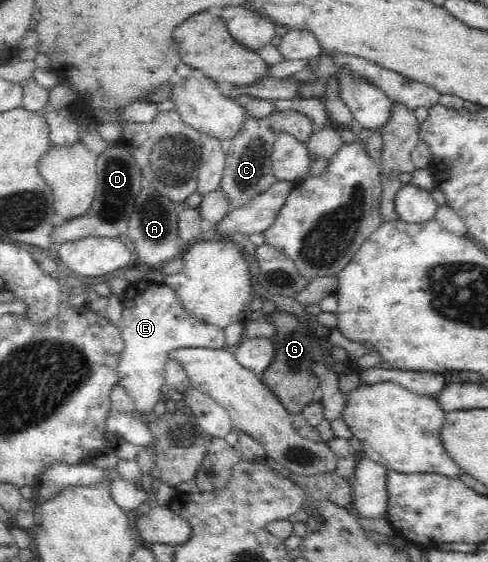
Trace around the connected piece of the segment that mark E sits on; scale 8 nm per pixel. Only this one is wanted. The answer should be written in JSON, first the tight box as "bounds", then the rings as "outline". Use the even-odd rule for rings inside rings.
{"bounds":[116,280,227,415],"outline":[[[149,280],[130,283],[120,297],[123,317],[116,327],[124,348],[118,361],[118,383],[132,397],[135,409],[150,415],[153,406],[161,399],[160,388],[165,385],[164,371],[168,353],[172,349],[184,347],[227,349],[224,331],[201,324],[189,316],[177,302],[173,290],[165,284]]]}

